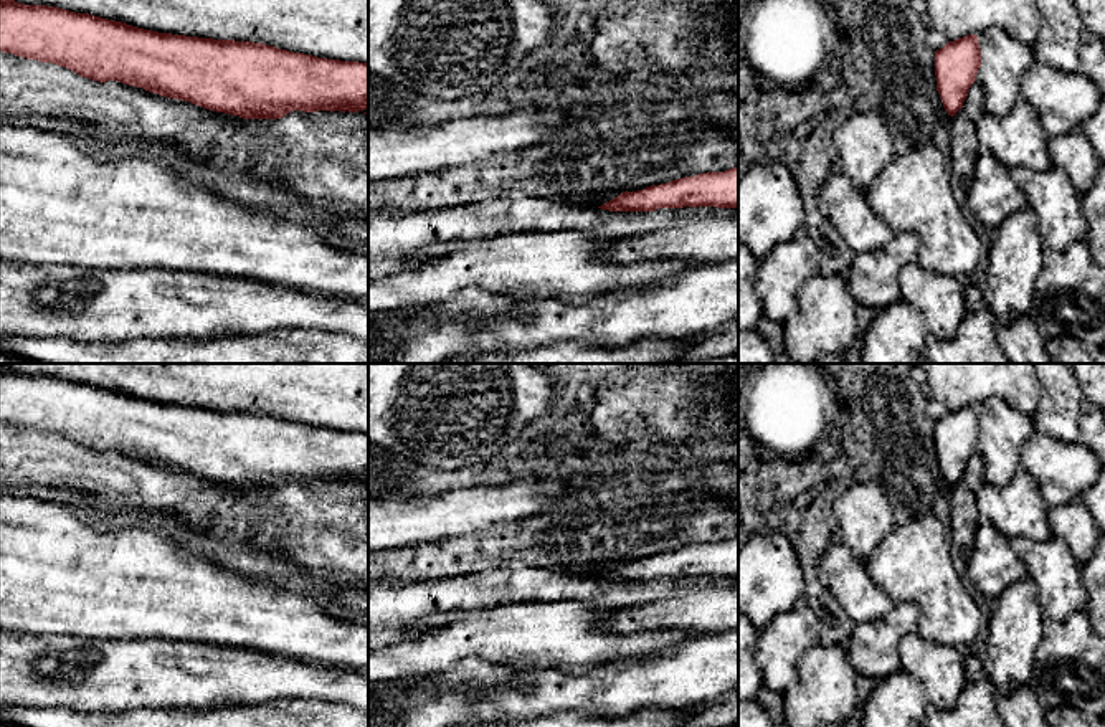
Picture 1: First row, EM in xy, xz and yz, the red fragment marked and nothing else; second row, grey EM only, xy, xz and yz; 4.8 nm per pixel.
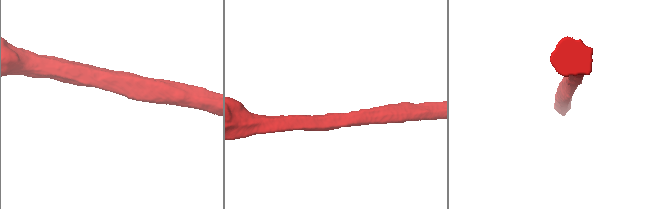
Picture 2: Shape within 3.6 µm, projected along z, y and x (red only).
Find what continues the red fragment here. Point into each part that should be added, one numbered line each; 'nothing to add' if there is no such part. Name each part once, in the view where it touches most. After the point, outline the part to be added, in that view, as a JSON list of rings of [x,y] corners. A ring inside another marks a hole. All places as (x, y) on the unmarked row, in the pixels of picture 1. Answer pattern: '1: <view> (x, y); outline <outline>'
nothing to add

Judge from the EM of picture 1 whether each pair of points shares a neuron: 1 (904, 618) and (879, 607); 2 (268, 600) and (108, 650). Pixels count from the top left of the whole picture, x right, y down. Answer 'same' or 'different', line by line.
1: different
2: different

